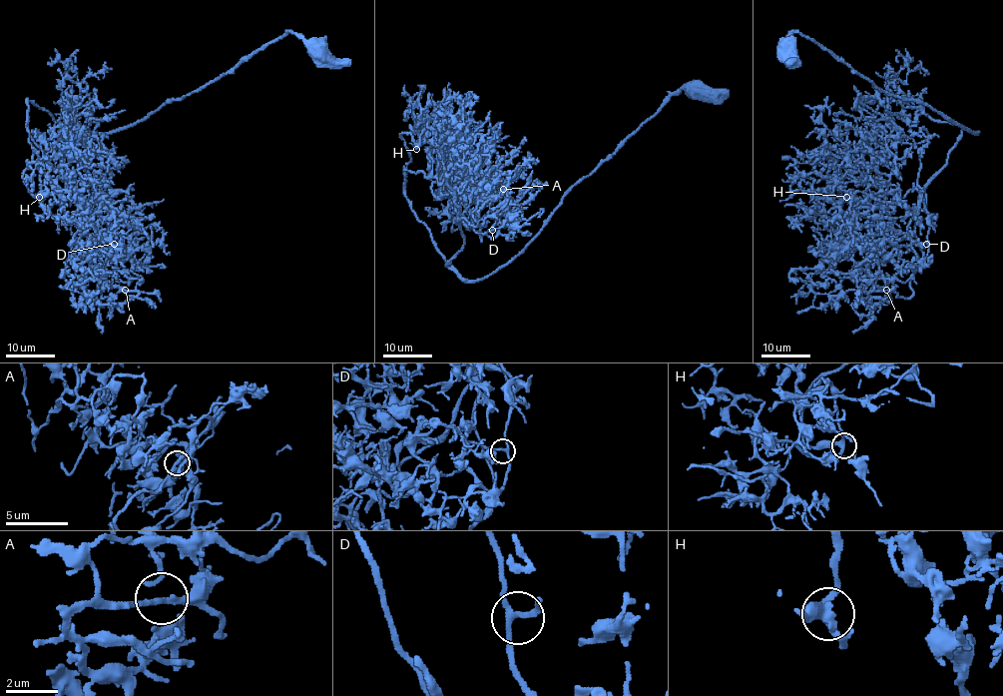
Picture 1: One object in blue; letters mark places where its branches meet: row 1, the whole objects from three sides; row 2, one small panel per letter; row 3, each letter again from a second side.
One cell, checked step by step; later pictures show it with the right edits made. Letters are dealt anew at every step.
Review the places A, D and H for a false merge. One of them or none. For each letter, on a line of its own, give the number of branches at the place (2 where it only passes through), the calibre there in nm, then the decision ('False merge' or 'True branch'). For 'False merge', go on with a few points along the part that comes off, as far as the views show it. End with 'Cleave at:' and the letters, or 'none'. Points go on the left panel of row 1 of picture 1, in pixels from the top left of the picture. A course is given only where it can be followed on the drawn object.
A: Branches: 3. Thickness 190 nm. True branch
D: Branches: 3. Thickness 190 nm. True branch
H: Branches: 3. Thickness 240 nm. True branch
Cleave at: none

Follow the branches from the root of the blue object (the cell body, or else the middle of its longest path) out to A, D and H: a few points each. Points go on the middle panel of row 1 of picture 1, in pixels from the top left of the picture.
A: (696, 89), (583, 177), (516, 256), (463, 280), (445, 265), (463, 247), (458, 221), (476, 226), (503, 189)
D: (696, 89), (676, 91), (583, 177), (505, 264), (478, 280), (445, 265), (463, 247), (461, 215), (492, 230)
H: (696, 89), (676, 91), (571, 189), (516, 256), (478, 280), (458, 275), (411, 209), (402, 133), (416, 149)

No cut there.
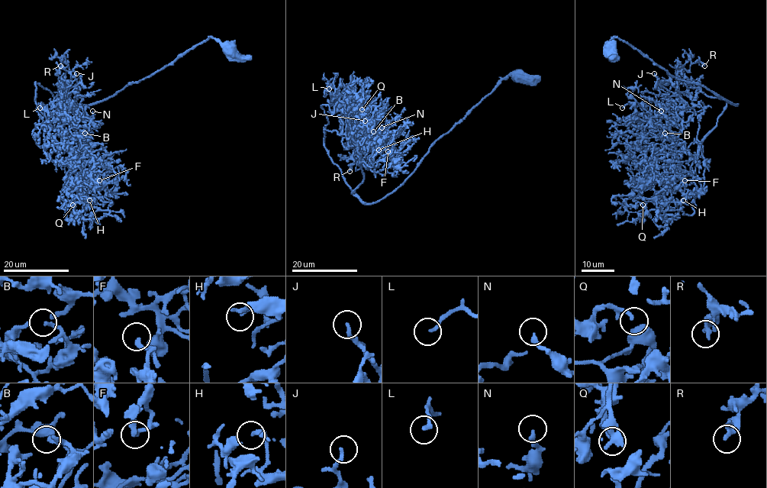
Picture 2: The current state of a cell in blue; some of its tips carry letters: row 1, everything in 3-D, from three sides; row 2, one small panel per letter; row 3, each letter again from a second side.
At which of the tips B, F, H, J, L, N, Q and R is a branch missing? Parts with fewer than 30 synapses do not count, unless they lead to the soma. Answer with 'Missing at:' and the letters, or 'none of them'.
Missing at: none of them

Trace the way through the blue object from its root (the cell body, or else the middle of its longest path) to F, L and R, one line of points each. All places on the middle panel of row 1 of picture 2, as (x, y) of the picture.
F: (518, 75), (398, 186), (363, 203), (351, 193), (360, 163), (372, 166), (390, 137), (388, 151)
L: (518, 75), (505, 77), (398, 186), (373, 203), (360, 199), (324, 146), (323, 130), (343, 129), (329, 88)
R: (518, 75), (375, 202), (351, 193), (362, 159), (366, 168), (354, 142), (362, 151), (349, 171)

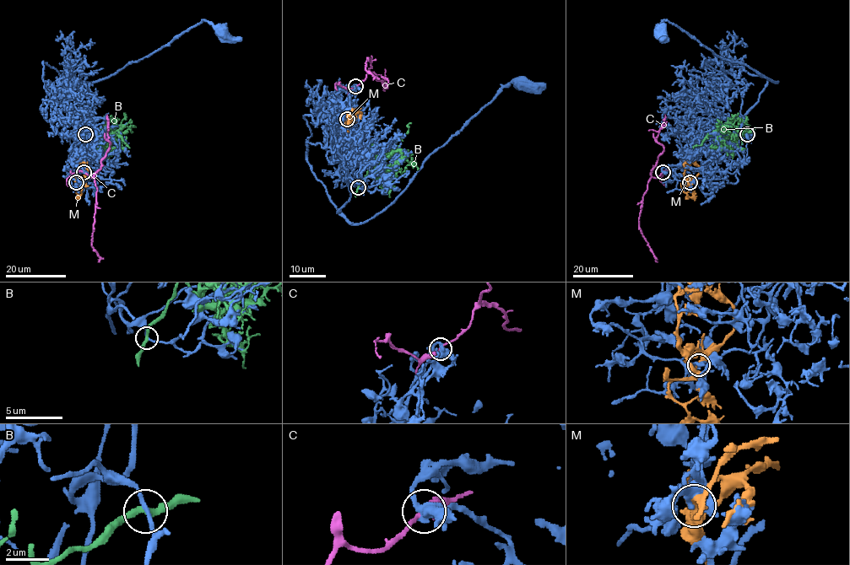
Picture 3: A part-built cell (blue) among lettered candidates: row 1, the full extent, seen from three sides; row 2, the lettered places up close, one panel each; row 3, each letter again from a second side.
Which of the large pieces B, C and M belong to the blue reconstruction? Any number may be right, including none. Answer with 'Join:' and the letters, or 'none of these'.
Join: none of these

